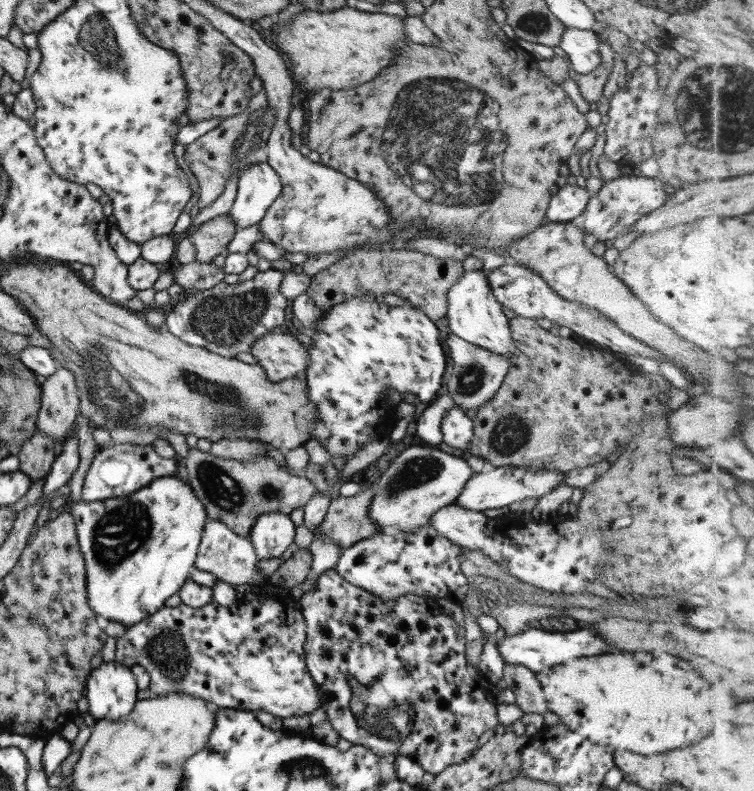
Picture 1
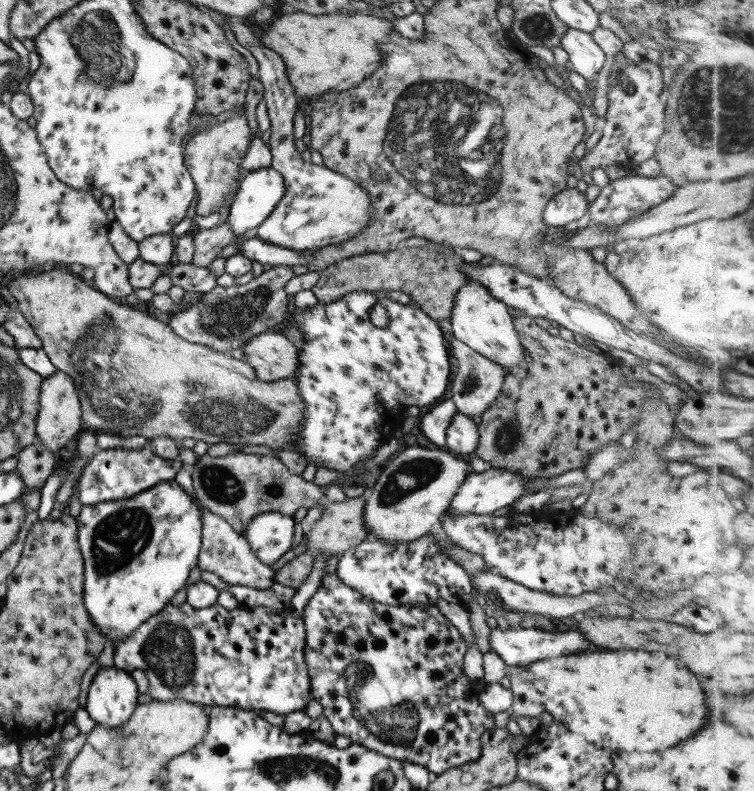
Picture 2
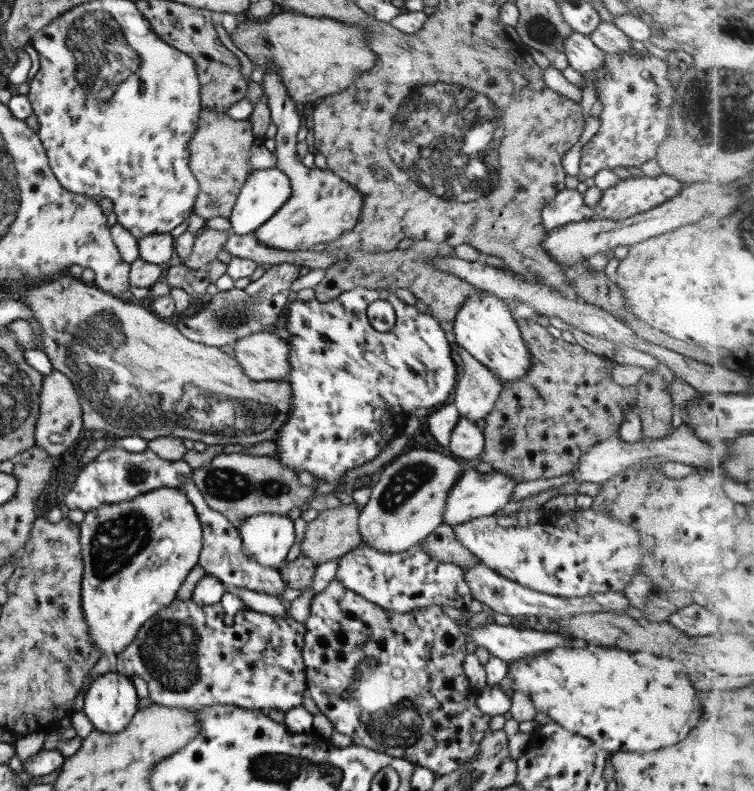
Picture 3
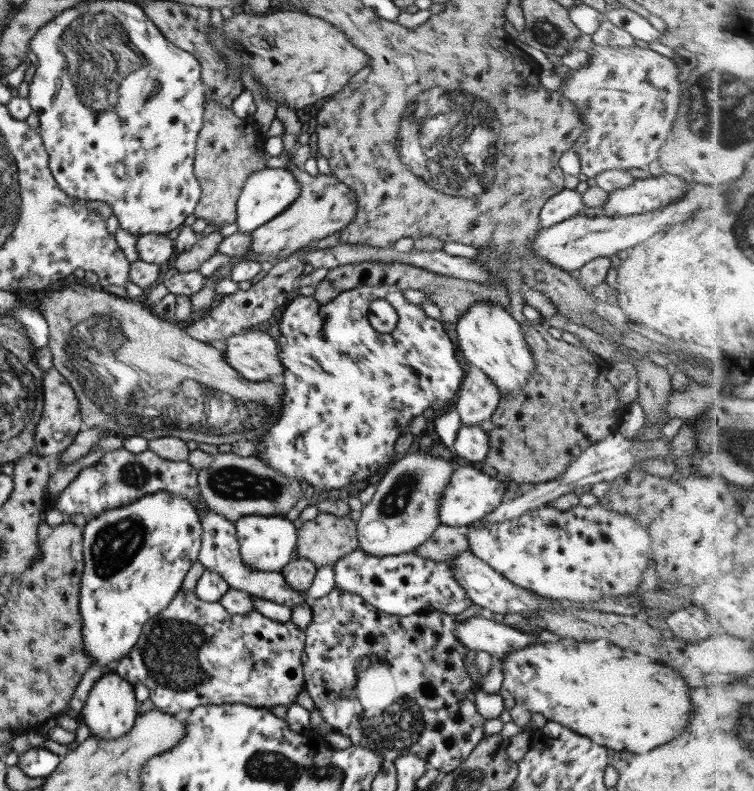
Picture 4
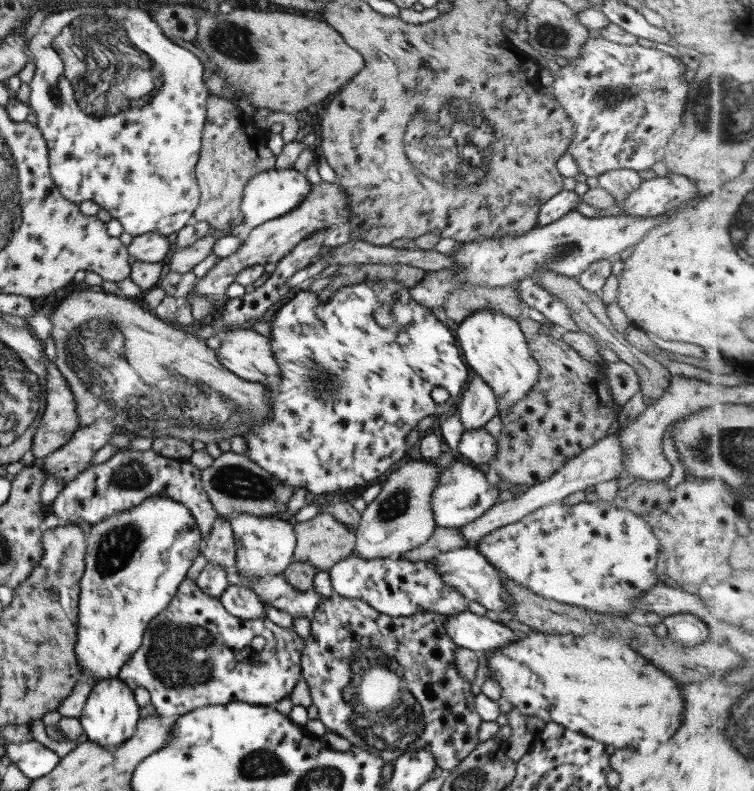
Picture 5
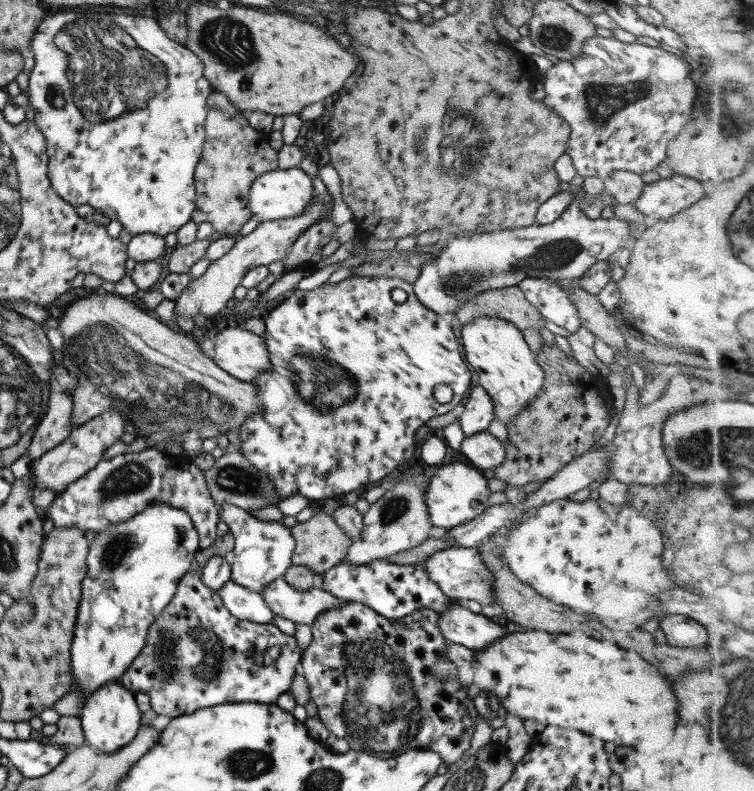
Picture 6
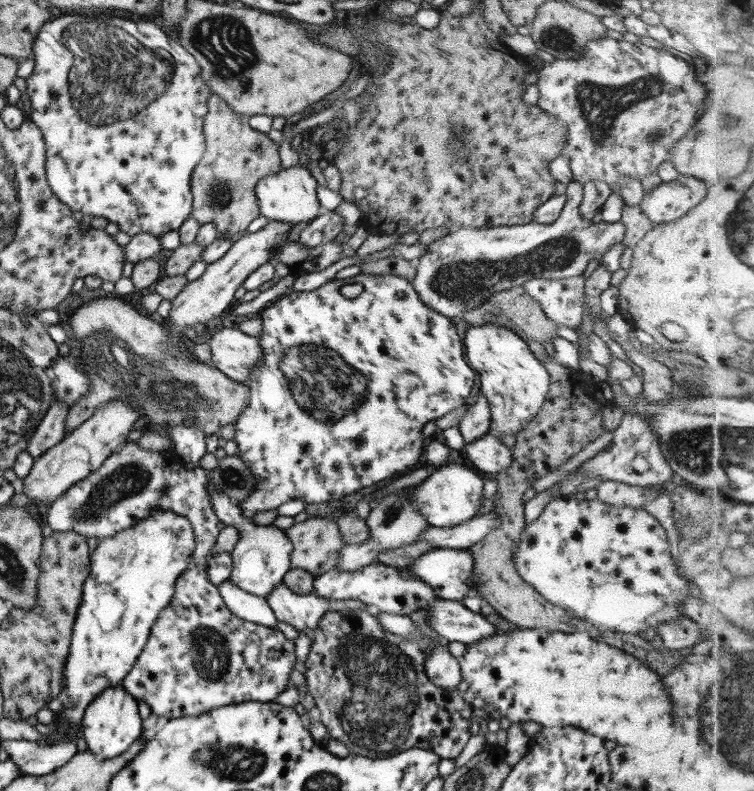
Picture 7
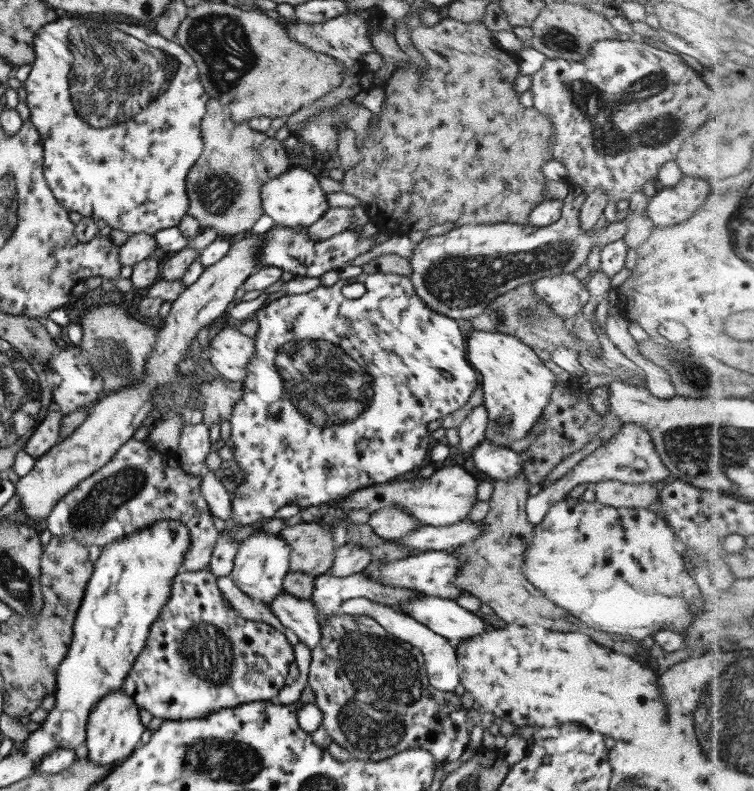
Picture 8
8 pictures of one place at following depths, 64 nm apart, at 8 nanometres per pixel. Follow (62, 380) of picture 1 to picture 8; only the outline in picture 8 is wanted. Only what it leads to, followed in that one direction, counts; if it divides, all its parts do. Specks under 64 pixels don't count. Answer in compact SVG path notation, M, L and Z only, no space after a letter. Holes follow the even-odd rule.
M50 407L43 420L30 433L25 446L22 448L25 454L33 458L41 458L52 446L60 441L59 425L61 425L59 410Z

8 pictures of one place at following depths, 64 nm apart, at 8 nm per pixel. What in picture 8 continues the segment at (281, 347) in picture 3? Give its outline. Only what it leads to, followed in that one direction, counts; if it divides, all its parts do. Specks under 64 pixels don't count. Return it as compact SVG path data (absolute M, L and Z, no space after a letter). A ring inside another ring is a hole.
M226 327L208 342L208 360L220 378L241 382L246 375L246 364L255 356L254 346L253 338Z

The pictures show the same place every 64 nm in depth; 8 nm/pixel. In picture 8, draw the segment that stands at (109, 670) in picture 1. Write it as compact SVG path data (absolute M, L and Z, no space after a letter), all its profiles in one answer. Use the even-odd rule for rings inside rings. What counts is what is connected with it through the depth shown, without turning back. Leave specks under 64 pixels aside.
M115 690L105 694L95 702L91 712L87 714L84 741L85 755L95 766L119 766L144 741L146 727L139 720L139 709L136 704L123 693Z

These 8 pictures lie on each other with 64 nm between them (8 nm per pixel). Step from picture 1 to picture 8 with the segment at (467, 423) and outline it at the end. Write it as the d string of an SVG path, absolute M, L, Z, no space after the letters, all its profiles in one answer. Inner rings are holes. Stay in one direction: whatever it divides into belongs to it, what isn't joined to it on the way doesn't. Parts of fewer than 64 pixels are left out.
M481 440L470 456L475 469L493 481L513 482L522 474L522 461L509 447Z

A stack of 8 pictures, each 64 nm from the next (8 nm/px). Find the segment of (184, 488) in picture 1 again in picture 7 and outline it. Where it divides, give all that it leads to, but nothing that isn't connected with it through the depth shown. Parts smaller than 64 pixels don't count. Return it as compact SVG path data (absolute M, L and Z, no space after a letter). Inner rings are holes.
M171 510L153 511L142 522L136 523L128 530L100 540L89 554L89 574L83 581L81 603L72 626L67 661L63 665L63 707L53 715L51 733L47 734L47 737L41 736L37 746L48 746L51 738L59 737L63 732L61 722L73 724L75 733L72 736L75 739L82 738L81 718L84 710L97 694L101 694L105 688L119 685L128 670L131 670L146 643L153 621L171 601L175 579L189 566L193 549L195 542L191 526L186 522L186 518L173 514Z

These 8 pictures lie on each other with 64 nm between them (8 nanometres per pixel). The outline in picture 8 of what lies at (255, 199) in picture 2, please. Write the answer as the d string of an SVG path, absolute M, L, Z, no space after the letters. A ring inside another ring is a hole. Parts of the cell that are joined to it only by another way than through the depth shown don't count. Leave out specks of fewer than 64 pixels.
M290 167L277 178L272 178L259 188L261 210L263 214L272 218L277 227L291 227L303 229L325 214L329 204L325 199L325 192L319 187L317 178L309 171L299 167Z

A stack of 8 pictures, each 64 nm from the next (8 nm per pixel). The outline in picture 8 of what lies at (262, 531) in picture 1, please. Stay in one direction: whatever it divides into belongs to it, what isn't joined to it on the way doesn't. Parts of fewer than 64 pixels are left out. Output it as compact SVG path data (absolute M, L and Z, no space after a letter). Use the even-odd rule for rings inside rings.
M205 470L200 476L199 493L213 517L230 523L230 497L213 471ZM258 530L253 535L239 543L239 548L233 558L233 566L229 576L238 590L248 598L262 604L269 604L282 594L282 580L289 572L290 548L287 543L276 535L263 534Z

